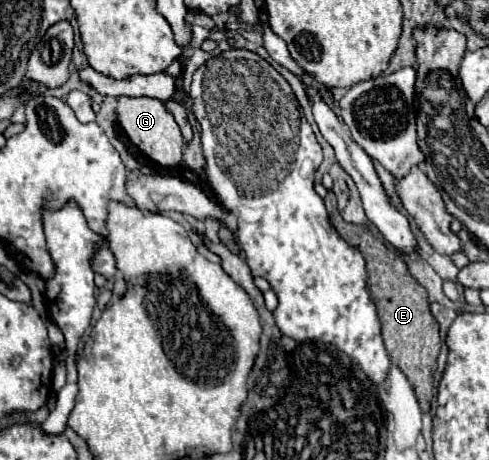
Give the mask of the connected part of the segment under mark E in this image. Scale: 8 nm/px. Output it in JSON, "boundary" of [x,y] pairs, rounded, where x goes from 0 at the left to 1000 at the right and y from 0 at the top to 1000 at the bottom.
{"boundary":[[[669,415],[665,424],[665,450],[673,459],[673,480],[681,485],[685,500],[714,533],[738,546],[746,572],[751,572],[751,624],[755,641],[771,667],[779,707],[783,707],[783,737],[791,767],[800,776],[800,789],[816,798],[840,841],[849,846],[853,872],[861,893],[877,893],[881,885],[881,863],[885,863],[885,807],[894,798],[894,776],[898,776],[898,707],[890,689],[877,676],[877,654],[873,654],[873,633],[853,615],[853,607],[832,589],[832,572],[812,559],[787,528],[783,520],[767,515],[763,502],[751,493],[734,493],[722,485],[706,485],[689,459],[689,435],[681,415]]]}

